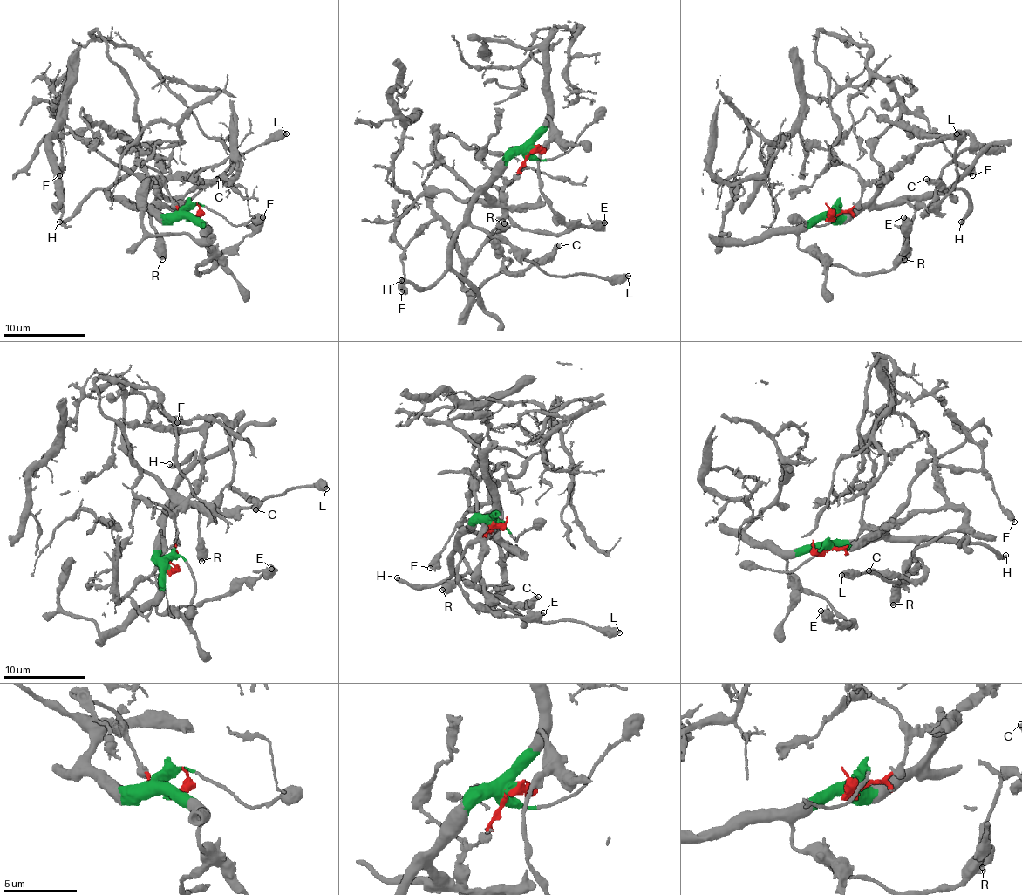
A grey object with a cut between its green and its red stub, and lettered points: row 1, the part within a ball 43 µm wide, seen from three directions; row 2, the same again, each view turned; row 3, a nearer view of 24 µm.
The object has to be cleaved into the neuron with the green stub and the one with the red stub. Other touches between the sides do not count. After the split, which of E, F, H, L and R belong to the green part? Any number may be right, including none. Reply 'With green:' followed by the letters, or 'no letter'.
With green: E, H, L, R

